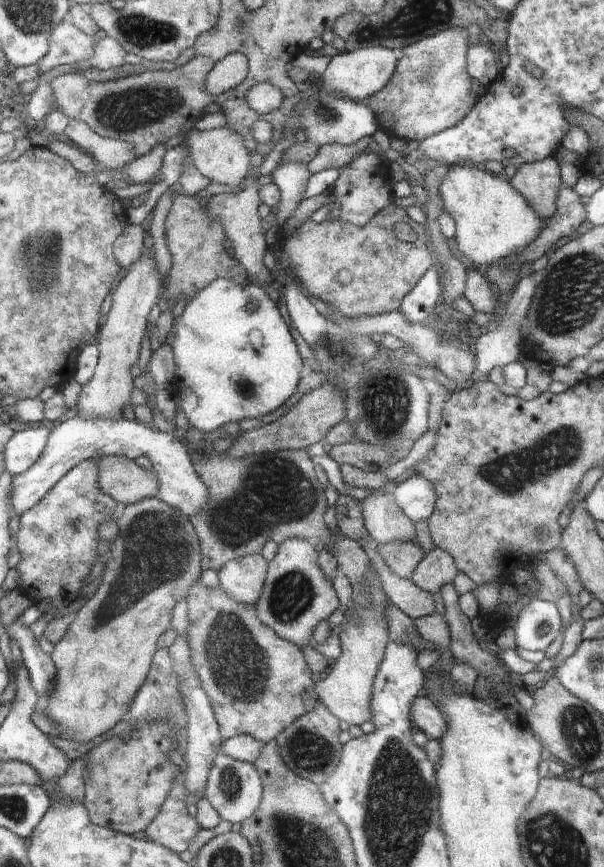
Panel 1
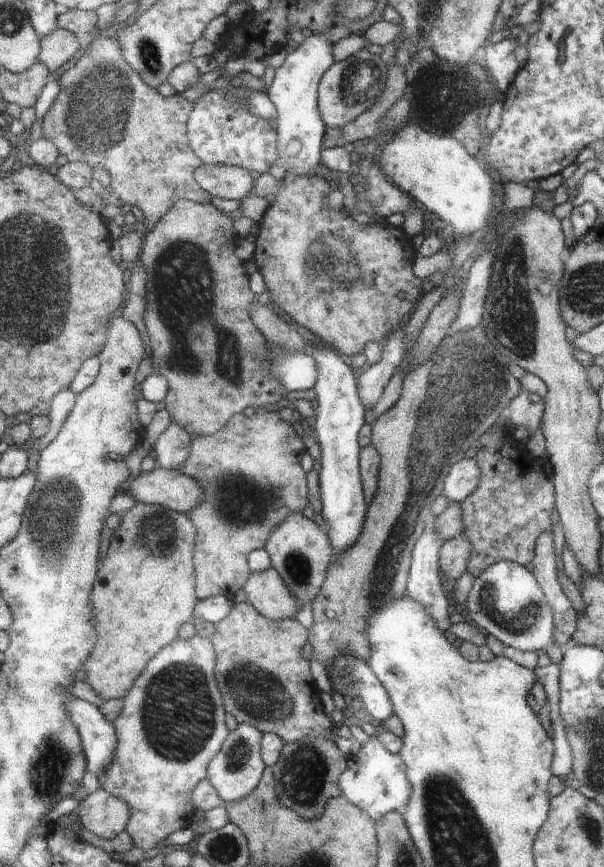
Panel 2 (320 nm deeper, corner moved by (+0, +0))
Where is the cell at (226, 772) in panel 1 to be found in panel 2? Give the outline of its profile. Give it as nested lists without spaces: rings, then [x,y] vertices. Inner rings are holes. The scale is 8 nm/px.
[[[240,723],[237,728],[228,735],[223,748],[214,759],[211,760],[208,780],[216,789],[222,803],[236,803],[240,799],[252,794],[259,786],[262,772],[264,772],[263,756],[260,756],[260,729],[248,723]]]

